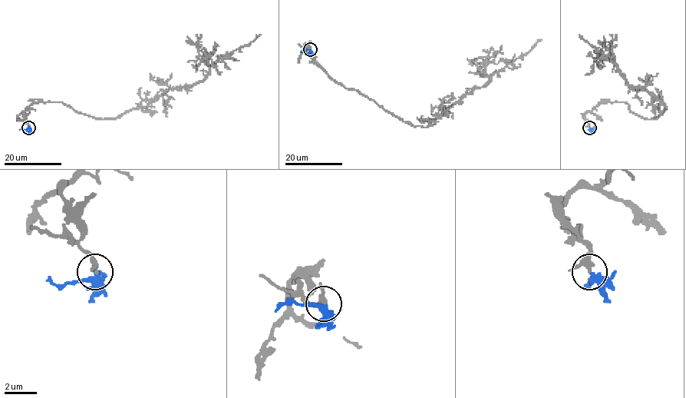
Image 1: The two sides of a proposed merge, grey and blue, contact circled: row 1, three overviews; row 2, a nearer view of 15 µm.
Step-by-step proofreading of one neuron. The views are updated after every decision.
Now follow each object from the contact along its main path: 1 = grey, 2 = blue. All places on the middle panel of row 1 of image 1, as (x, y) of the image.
1: (310, 49), (306, 44), (304, 50), (331, 77), (345, 88), (365, 95), (404, 121), (427, 127), (542, 40)
2: (310, 49), (301, 51)

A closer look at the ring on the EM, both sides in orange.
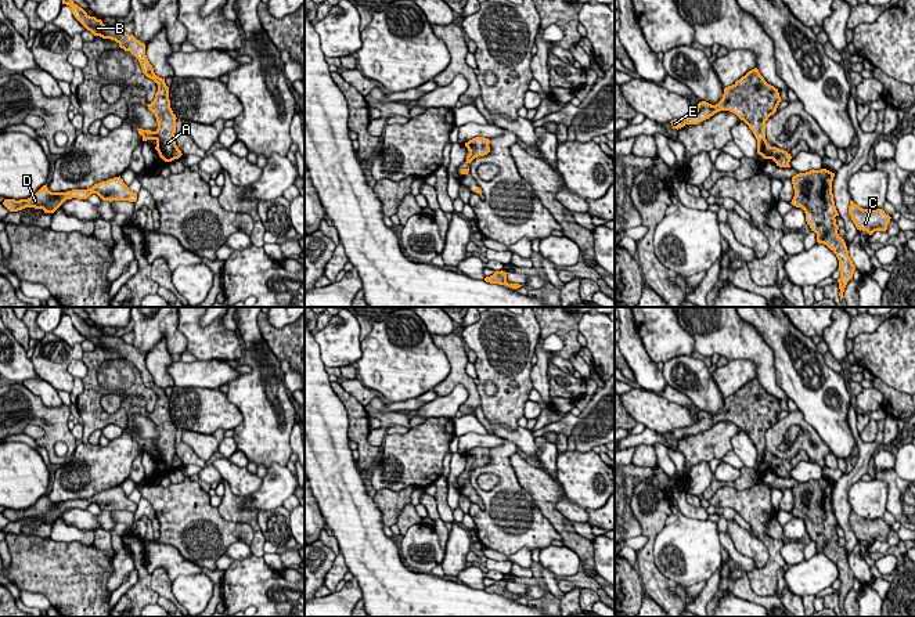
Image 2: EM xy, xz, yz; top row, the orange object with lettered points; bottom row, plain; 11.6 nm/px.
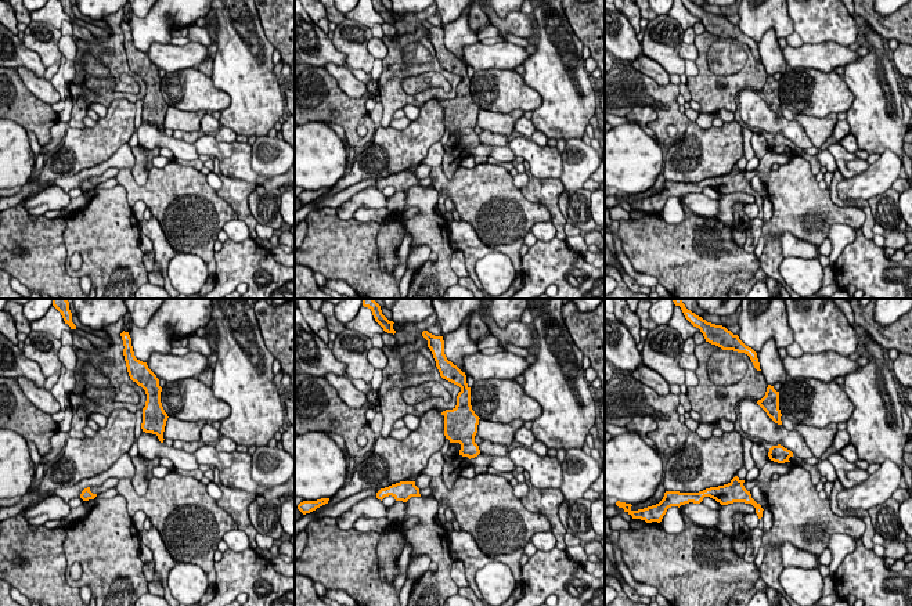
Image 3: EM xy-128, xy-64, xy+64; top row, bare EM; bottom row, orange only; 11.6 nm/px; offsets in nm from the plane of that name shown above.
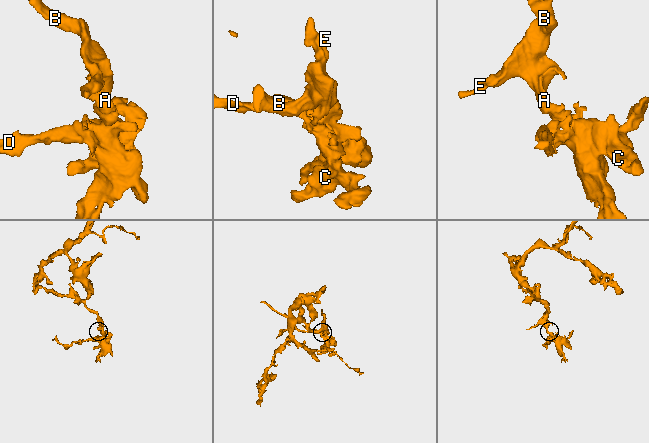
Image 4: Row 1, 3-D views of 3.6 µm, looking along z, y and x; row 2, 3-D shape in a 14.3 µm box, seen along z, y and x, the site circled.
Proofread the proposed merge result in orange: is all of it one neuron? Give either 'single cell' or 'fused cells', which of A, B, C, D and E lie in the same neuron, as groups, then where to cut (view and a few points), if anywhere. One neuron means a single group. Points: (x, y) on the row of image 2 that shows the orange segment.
single cell; A B C D E; no cut

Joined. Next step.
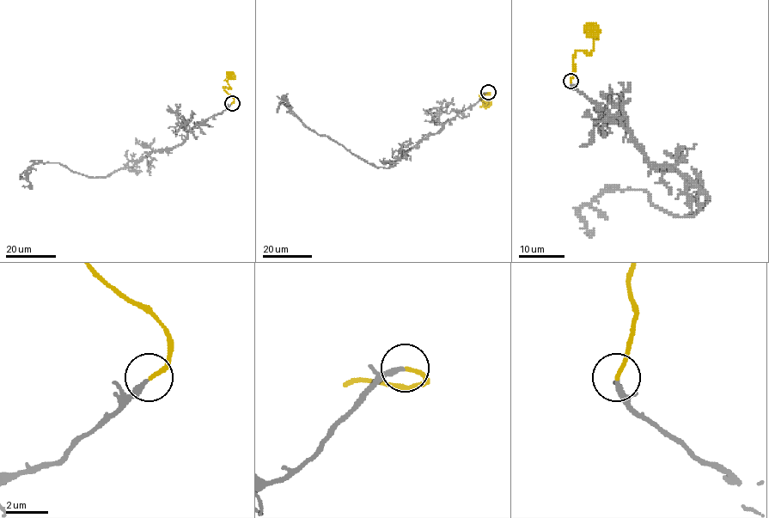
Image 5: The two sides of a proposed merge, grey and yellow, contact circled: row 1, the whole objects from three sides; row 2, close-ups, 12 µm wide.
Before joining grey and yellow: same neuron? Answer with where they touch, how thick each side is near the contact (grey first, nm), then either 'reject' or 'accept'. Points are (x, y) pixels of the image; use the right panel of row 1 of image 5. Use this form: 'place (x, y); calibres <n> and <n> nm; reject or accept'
place (570, 81); calibres 240 and 180 nm; accept

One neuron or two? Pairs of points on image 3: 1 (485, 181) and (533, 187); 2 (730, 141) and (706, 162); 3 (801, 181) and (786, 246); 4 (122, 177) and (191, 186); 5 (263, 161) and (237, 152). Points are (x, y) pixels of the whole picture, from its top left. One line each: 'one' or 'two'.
1: two
2: one
3: two
4: one
5: two

